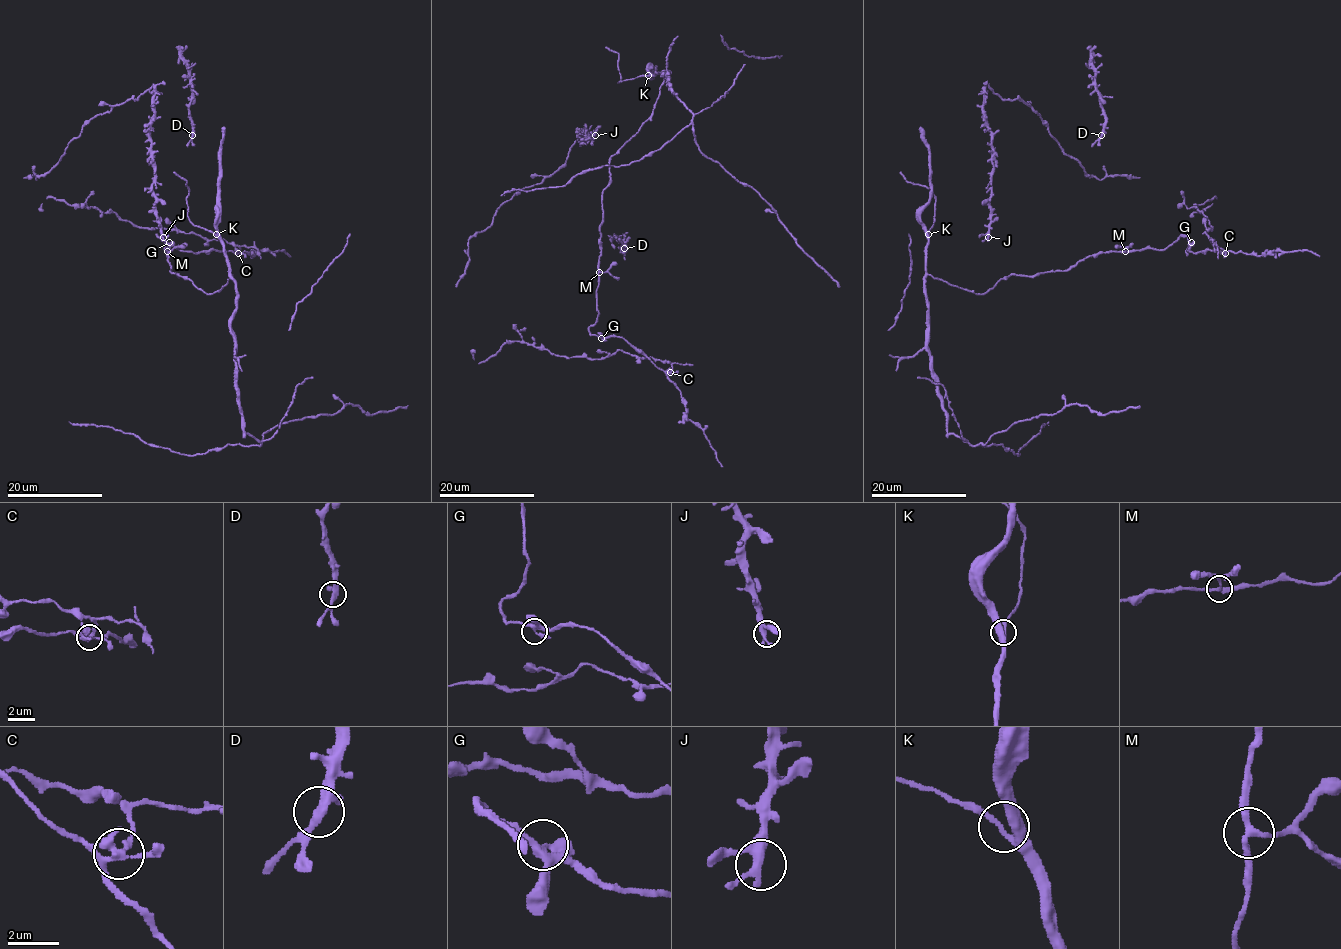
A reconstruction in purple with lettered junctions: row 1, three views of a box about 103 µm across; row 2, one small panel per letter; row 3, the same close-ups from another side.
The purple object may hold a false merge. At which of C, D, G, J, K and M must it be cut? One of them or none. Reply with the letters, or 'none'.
C

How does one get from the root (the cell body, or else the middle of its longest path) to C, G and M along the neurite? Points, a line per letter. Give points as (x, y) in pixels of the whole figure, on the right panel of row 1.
C: (1007, 276), (1069, 270), (1101, 252), (1166, 249), (1180, 237), (1188, 239), (1192, 252), (1225, 252)
G: (1007, 276), (1069, 270), (1101, 252), (1166, 249), (1180, 237), (1191, 243)
M: (1007, 276), (1036, 276), (1044, 271), (1069, 270), (1090, 256), (1125, 251)

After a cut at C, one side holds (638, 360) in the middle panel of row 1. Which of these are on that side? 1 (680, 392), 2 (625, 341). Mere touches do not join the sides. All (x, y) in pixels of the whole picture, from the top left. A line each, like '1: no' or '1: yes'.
1: no
2: no

